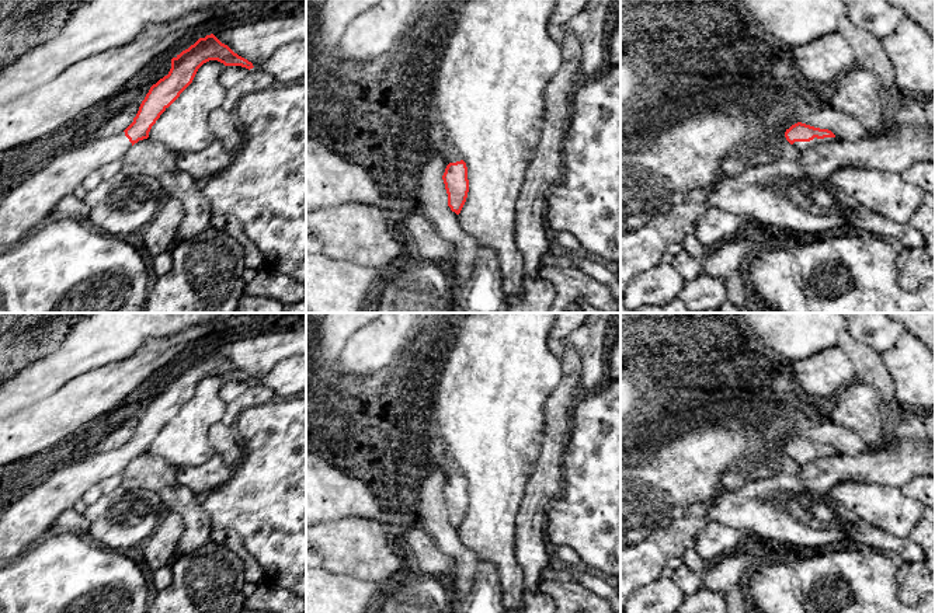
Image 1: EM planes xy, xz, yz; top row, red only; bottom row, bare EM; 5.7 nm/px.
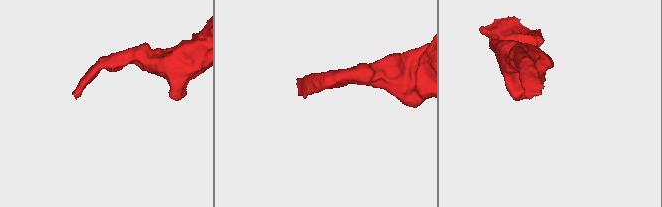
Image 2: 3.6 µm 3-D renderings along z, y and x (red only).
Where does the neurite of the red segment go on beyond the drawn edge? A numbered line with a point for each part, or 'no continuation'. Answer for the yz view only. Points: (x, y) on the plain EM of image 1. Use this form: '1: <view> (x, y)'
1: yz (802, 460)

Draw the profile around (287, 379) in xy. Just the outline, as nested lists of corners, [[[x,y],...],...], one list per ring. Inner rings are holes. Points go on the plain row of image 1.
[[[291,356],[272,366],[263,379],[279,400],[288,400],[306,391],[306,356]]]

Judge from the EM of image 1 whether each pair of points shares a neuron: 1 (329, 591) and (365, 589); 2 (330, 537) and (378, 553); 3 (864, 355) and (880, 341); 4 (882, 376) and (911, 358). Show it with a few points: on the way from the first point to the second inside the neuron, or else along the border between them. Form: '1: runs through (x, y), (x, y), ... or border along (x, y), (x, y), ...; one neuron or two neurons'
1: runs through (337, 591), (357, 591); one neuron
2: runs through (341, 543), (360, 547), (367, 553); one neuron
3: border along (847, 330), (857, 340), (882, 354); two neurons
4: border along (880, 355), (893, 382), (894, 404); two neurons

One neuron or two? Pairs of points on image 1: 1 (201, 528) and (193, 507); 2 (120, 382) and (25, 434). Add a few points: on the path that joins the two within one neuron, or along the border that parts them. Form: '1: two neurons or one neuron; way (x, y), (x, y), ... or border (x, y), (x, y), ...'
1: one neuron; way (195, 522), (193, 512)
2: one neuron; way (96, 393), (49, 421)

